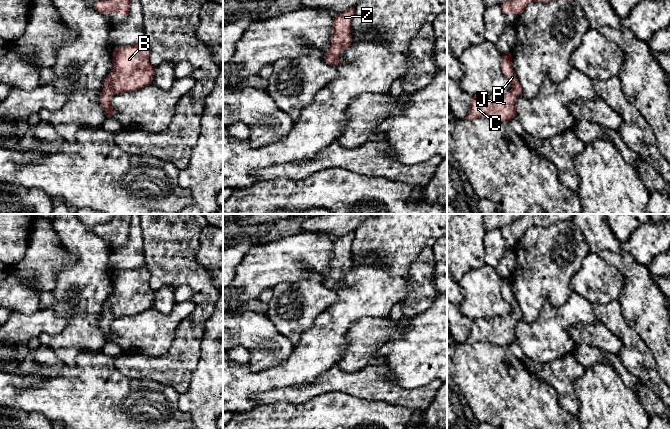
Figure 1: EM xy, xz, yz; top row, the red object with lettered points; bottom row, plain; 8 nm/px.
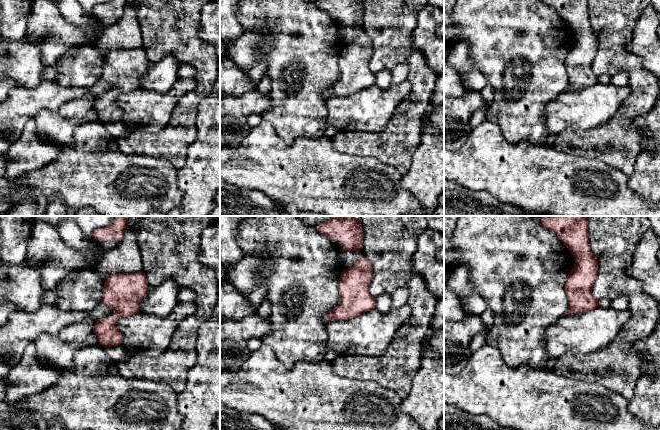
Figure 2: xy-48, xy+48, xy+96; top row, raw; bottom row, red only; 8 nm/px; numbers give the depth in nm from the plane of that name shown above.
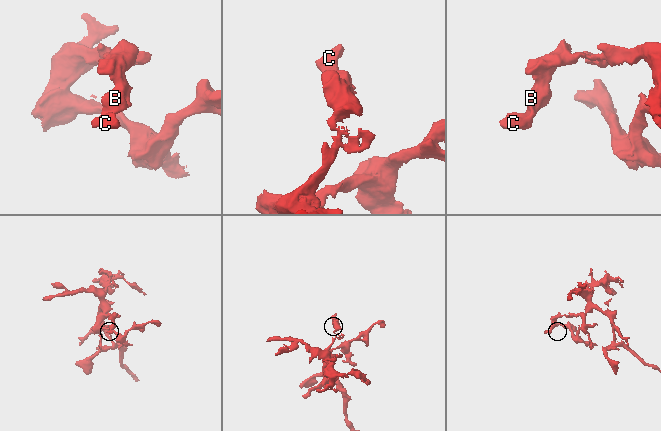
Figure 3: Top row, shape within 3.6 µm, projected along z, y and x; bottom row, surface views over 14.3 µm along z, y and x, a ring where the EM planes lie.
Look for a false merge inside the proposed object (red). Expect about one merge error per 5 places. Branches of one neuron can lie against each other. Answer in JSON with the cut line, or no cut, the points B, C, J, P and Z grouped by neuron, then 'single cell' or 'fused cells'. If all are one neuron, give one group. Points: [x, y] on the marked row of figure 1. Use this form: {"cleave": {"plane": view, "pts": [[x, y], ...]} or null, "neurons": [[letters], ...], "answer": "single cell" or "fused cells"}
{"cleave": null, "neurons": [["B", "C", "J", "P", "Z"]], "answer": "single cell"}

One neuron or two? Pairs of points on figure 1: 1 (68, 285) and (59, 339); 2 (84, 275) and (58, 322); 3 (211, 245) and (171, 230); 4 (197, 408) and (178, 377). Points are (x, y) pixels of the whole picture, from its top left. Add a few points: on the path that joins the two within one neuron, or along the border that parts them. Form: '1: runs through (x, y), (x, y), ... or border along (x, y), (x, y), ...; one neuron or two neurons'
1: runs through (73, 299), (73, 326); one neuron
2: border along (51, 307), (58, 316), (68, 319), (54, 335); two neurons
3: border along (208, 224), (200, 233), (195, 254), (200, 265); two neurons
4: border along (195, 368), (190, 377), (189, 387), (179, 395); two neurons

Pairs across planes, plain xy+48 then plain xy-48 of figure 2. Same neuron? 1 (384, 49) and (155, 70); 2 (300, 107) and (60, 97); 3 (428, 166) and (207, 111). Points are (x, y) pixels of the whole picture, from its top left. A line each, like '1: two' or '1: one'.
1: two
2: two
3: one

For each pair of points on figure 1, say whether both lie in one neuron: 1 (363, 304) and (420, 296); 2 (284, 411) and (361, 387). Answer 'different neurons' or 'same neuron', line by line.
1: different neurons
2: different neurons

